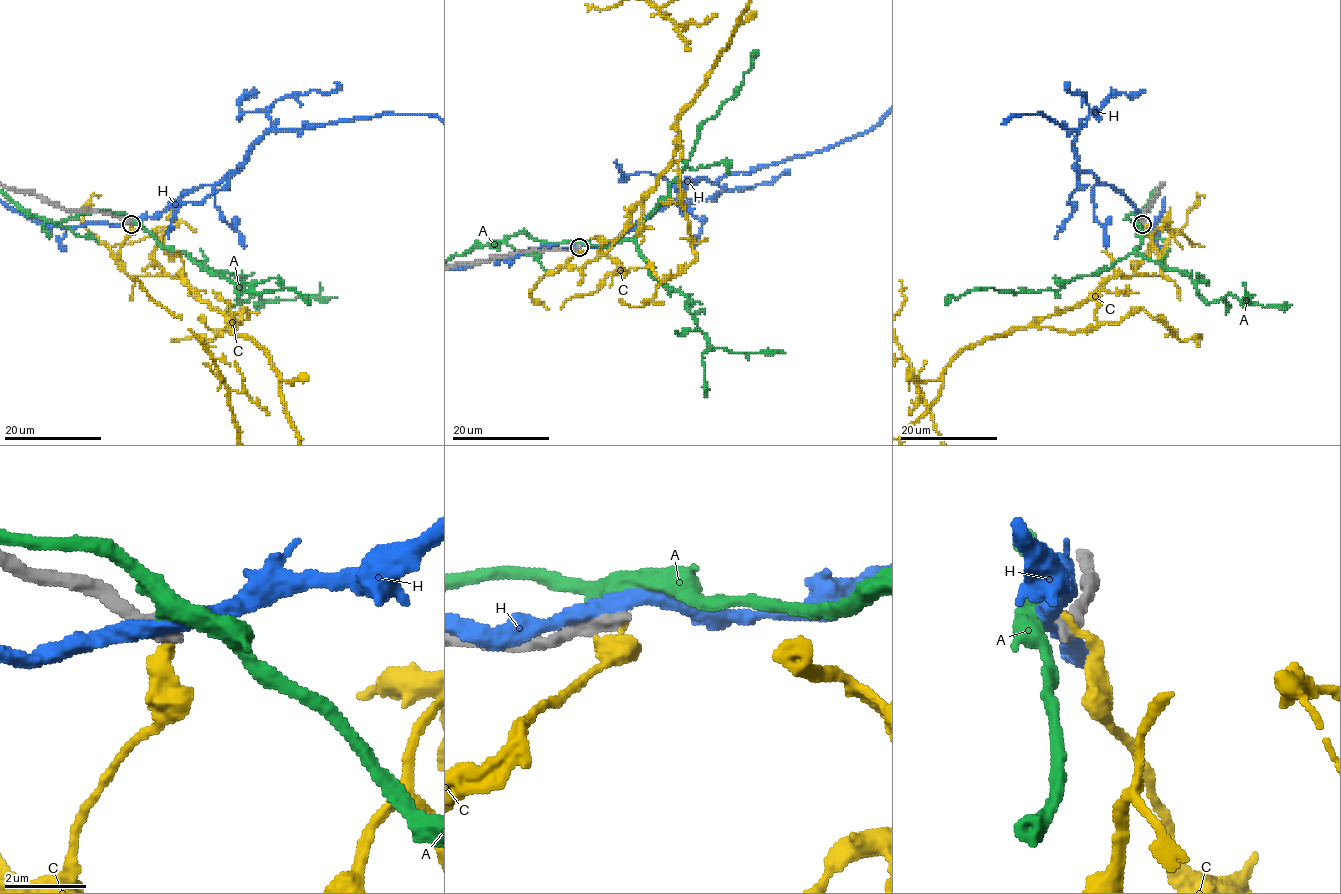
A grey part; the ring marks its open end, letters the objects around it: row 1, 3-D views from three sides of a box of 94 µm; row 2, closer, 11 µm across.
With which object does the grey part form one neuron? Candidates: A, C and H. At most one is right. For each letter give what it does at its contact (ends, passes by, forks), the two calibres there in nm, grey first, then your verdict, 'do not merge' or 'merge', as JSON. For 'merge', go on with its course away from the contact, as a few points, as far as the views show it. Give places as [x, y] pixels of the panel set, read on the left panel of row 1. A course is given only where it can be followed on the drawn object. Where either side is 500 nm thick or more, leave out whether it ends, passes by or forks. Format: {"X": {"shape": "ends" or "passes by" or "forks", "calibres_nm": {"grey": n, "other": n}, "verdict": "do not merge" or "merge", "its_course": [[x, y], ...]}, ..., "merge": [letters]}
{"A": {"calibres_nm": {"grey": 550, "other": 460}, "verdict": "do not merge"}, "C": {"calibres_nm": {"grey": 550, "other": 190}, "verdict": "do not merge"}, "H": {"calibres_nm": {"grey": 600, "other": 360}, "verdict": "do not merge"}, "merge": []}

